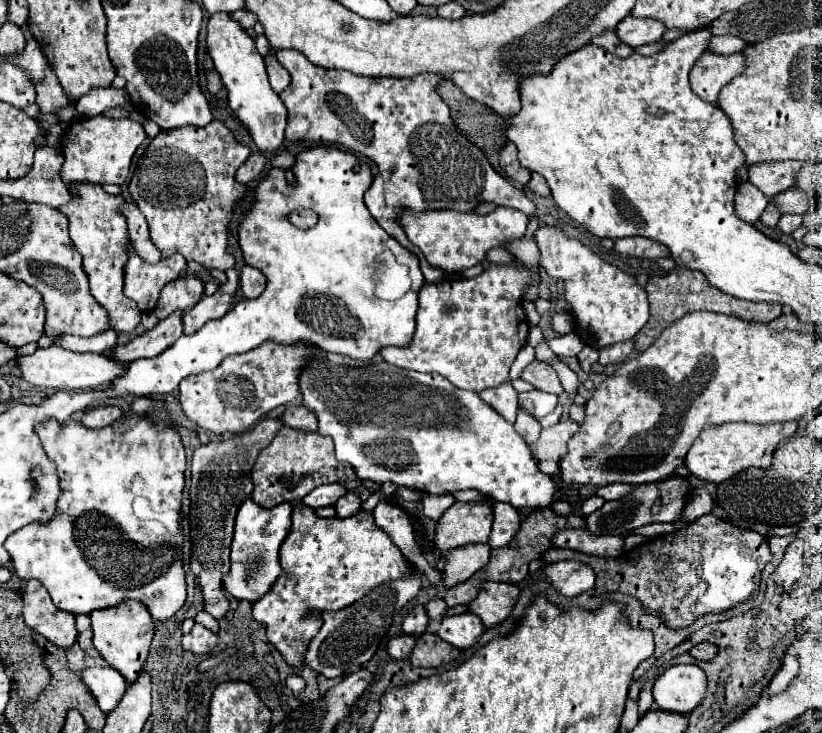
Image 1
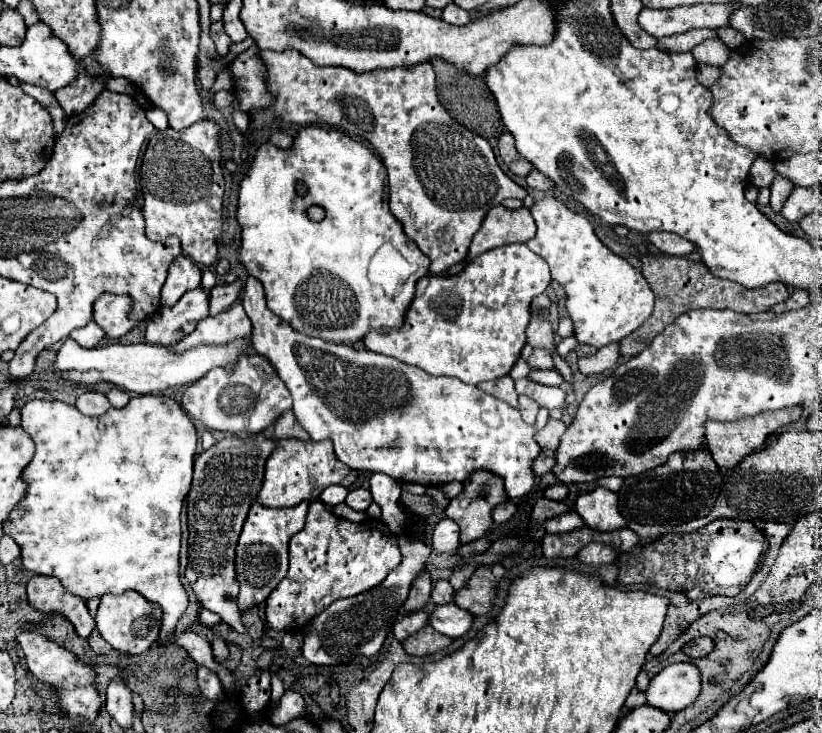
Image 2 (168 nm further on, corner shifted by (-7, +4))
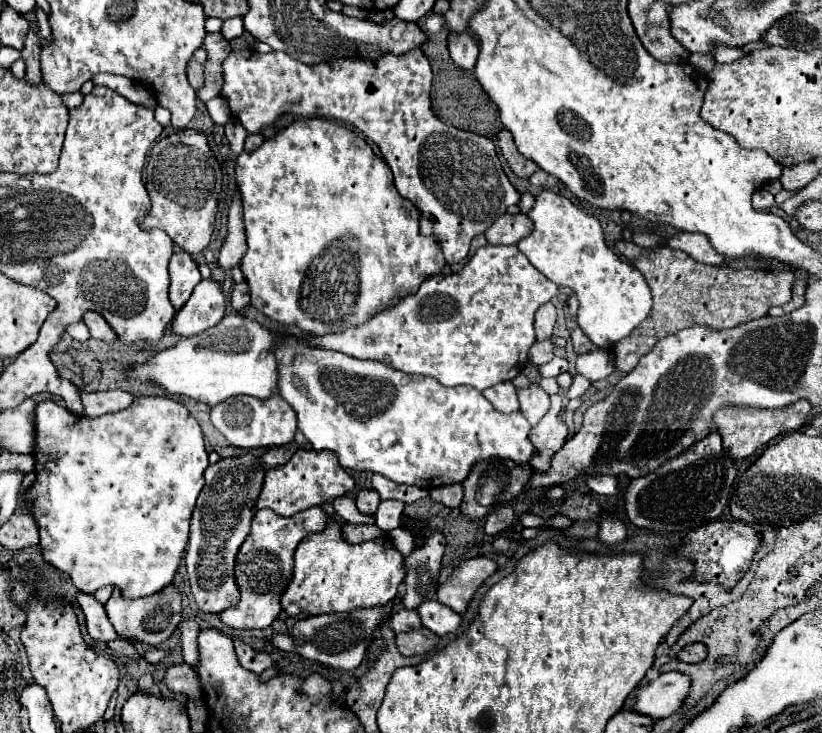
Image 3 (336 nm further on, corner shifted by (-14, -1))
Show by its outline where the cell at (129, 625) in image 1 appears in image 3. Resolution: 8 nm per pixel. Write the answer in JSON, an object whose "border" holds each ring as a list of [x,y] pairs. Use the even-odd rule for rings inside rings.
{"border":[[[170,584],[168,588],[160,590],[158,594],[136,598],[136,600],[128,600],[128,598],[124,598],[120,594],[120,590],[114,590],[104,608],[106,608],[106,614],[108,614],[114,630],[120,636],[126,636],[126,638],[132,638],[132,640],[138,640],[138,642],[146,642],[146,644],[158,646],[158,644],[166,642],[174,634],[178,622],[182,620],[182,616],[180,616],[180,612],[182,612],[180,600],[182,600],[180,590],[174,584]]]}

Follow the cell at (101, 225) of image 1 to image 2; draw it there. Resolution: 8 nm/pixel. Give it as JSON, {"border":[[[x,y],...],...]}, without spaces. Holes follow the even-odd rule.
{"border":[[[103,293],[93,307],[93,321],[103,327],[107,337],[123,337],[127,331],[135,329],[141,321],[133,321],[129,317],[129,309],[133,309],[131,297]]]}

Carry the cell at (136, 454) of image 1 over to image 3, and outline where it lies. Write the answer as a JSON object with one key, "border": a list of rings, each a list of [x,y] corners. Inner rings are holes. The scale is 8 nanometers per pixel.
{"border":[[[140,396],[134,398],[134,402],[112,414],[104,414],[98,418],[82,418],[66,408],[46,400],[40,402],[34,410],[36,414],[36,446],[34,446],[34,458],[36,458],[36,482],[32,484],[28,492],[28,504],[30,510],[36,518],[38,530],[40,530],[40,546],[44,550],[44,560],[50,562],[54,568],[66,572],[74,586],[84,592],[84,594],[94,594],[102,586],[116,586],[122,590],[126,598],[140,598],[140,596],[150,596],[156,594],[158,590],[166,588],[172,584],[174,574],[180,566],[180,558],[186,550],[188,534],[190,534],[190,518],[196,506],[196,498],[204,486],[204,470],[208,468],[208,454],[204,450],[204,440],[202,440],[202,430],[194,416],[176,400],[172,398],[160,398],[160,396]]]}

